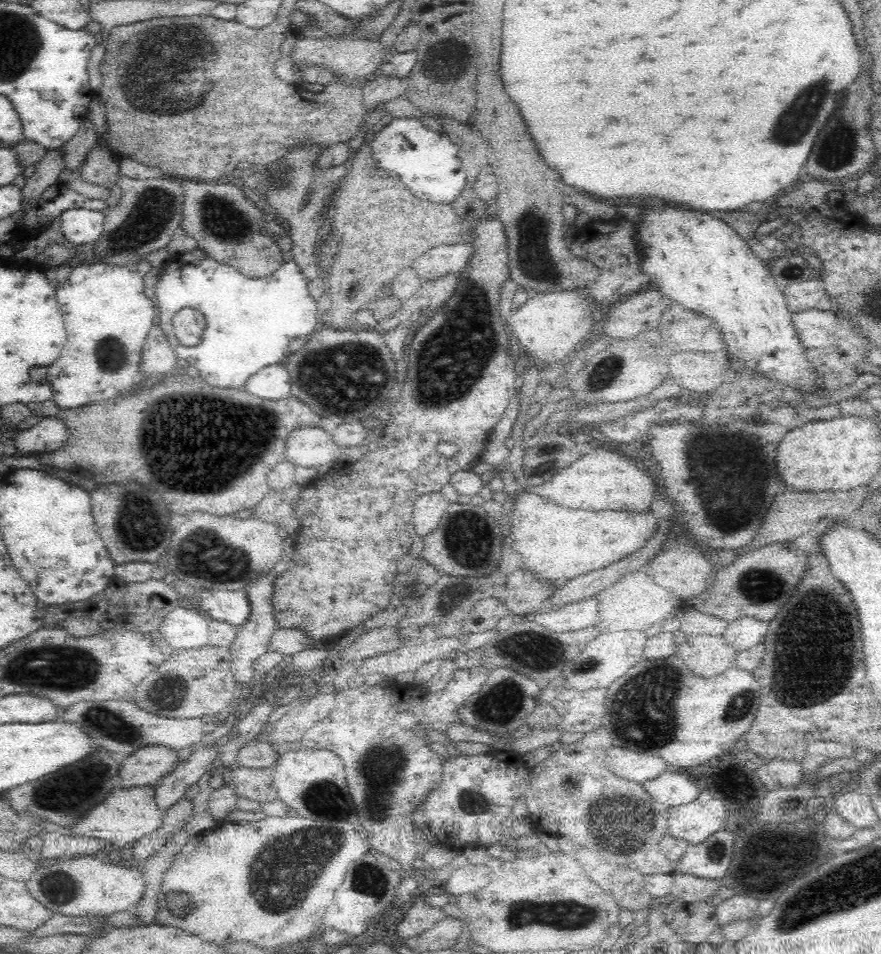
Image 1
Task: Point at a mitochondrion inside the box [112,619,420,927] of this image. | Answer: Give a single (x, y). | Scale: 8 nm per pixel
(286, 871)

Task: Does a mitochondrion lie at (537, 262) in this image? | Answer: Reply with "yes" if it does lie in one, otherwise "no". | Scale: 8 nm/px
yes

